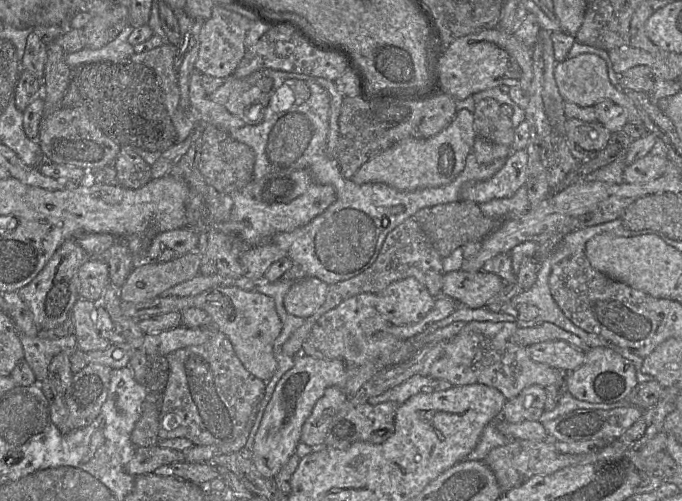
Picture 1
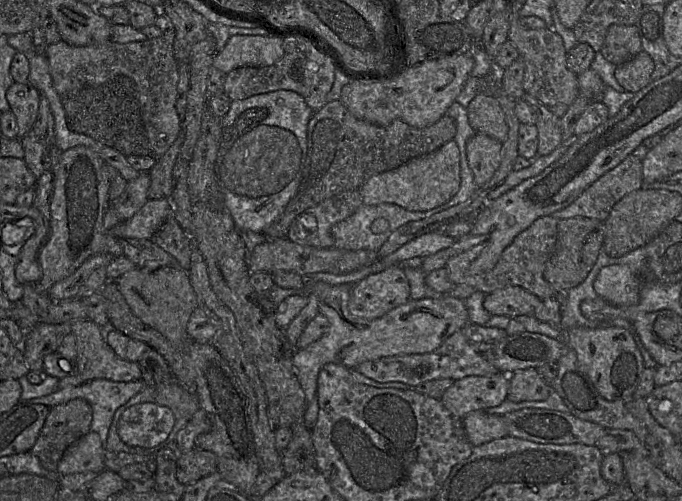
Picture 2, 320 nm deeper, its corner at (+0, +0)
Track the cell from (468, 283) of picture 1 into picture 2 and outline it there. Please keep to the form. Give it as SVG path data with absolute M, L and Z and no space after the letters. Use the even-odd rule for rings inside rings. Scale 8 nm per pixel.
M508 286L485 295L483 307L491 315L515 318L534 315L541 299L520 286Z

